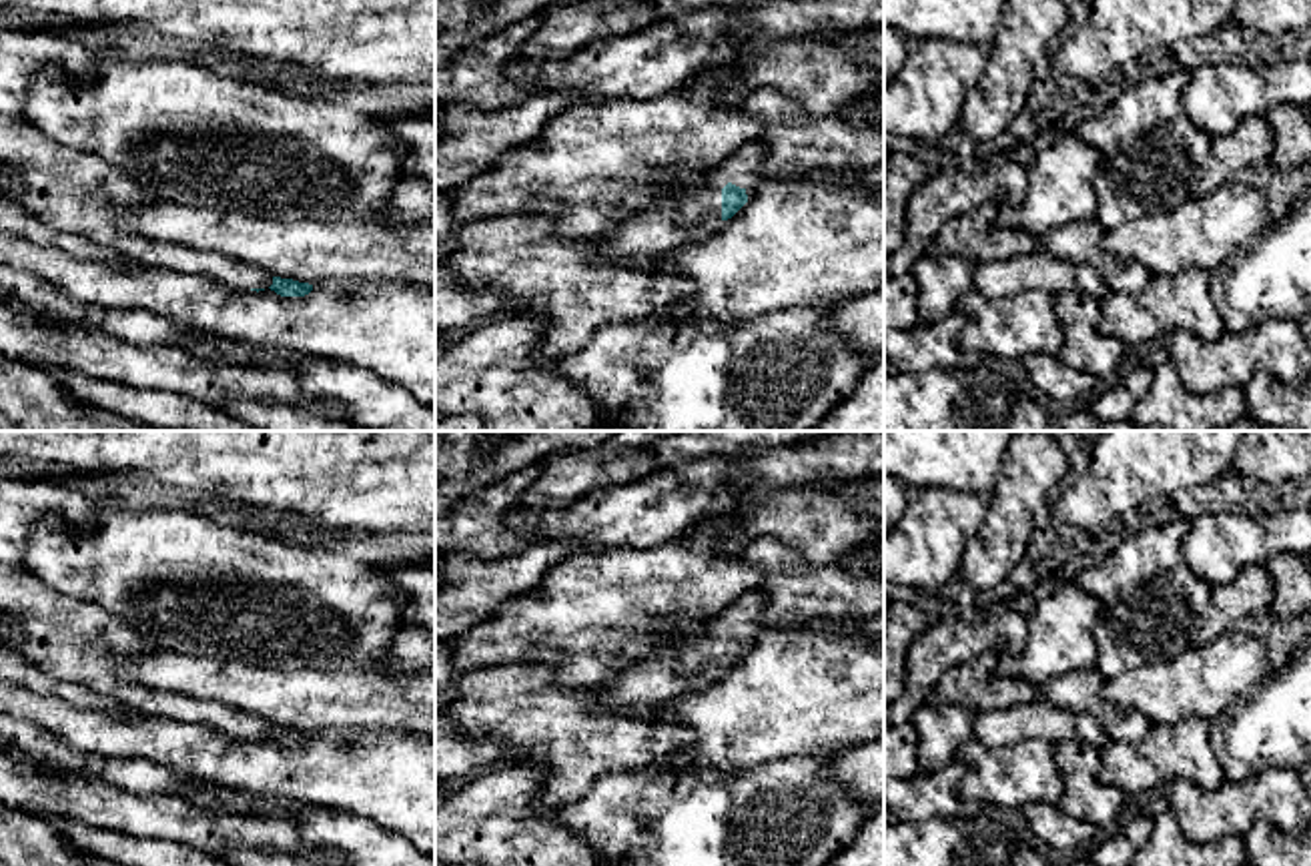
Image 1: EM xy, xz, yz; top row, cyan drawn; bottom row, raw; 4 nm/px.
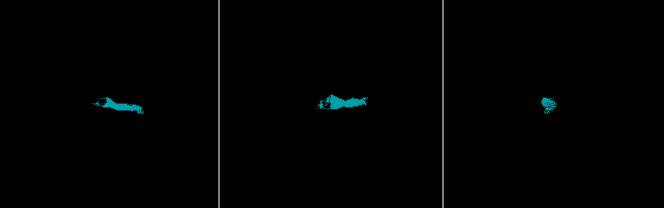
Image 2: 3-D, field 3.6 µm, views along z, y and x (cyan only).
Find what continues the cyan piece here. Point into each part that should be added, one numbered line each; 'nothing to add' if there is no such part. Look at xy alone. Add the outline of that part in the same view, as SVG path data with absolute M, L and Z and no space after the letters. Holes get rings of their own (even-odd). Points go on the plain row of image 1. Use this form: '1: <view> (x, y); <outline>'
1: xy (73, 640); M0 563L0 639L56 680L106 696L148 718L202 724L237 738L269 738L273 724L218 702L142 688L116 676L116 654L154 650L90 601L72 599L22 567Z

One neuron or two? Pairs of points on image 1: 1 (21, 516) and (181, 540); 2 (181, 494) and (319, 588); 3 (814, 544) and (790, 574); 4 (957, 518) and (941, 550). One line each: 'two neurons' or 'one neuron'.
1: two neurons
2: two neurons
3: two neurons
4: one neuron

